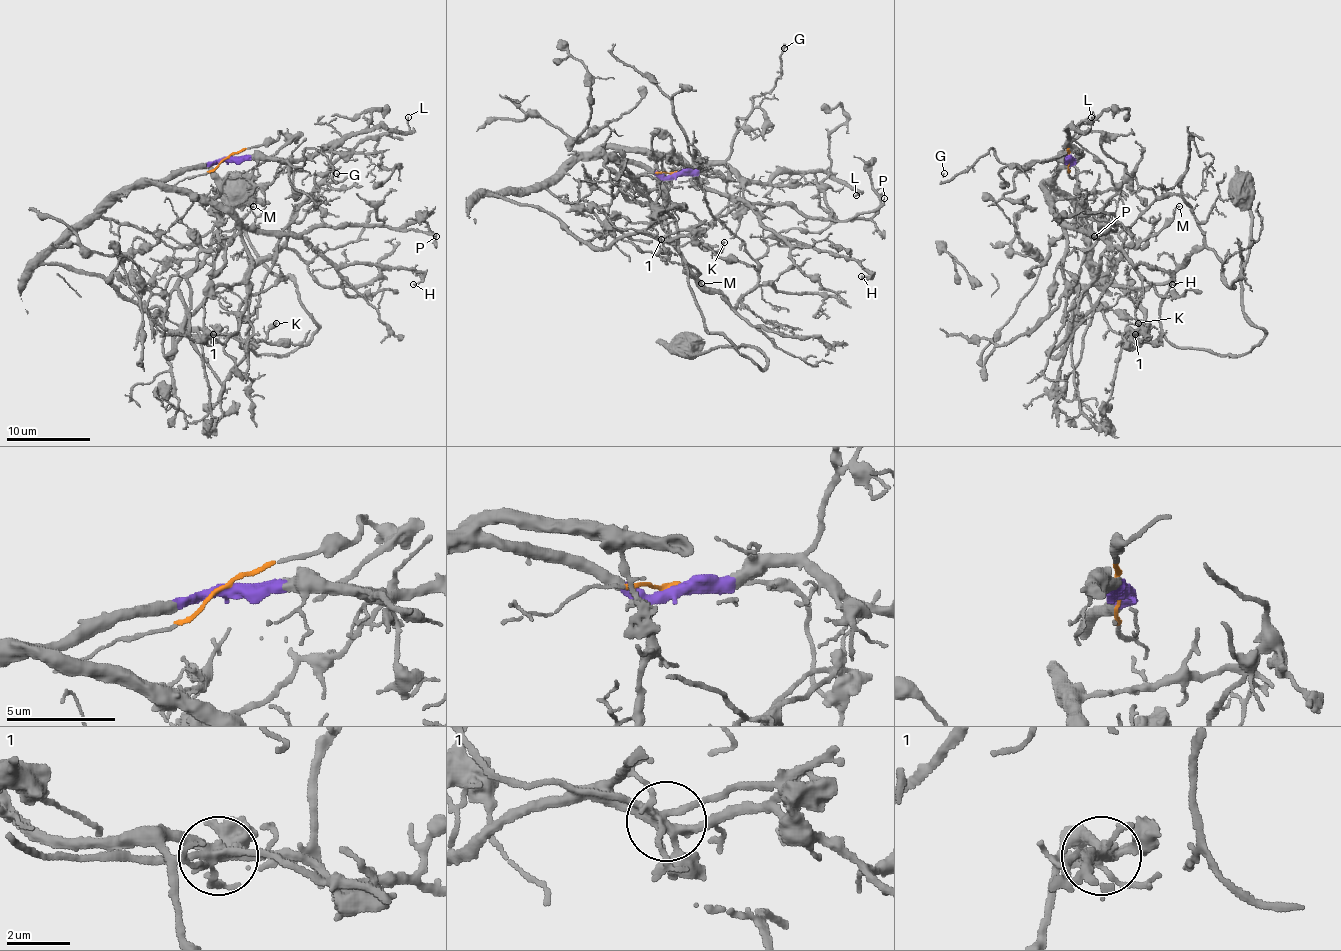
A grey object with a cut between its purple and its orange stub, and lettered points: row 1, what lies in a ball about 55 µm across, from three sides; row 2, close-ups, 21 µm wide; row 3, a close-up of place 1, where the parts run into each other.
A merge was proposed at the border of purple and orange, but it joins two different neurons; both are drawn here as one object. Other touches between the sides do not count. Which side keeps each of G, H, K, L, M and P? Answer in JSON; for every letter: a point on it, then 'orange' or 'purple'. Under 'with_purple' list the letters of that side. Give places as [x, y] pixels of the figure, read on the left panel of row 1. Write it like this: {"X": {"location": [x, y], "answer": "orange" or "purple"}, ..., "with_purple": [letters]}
{"G": {"location": [336, 173], "answer": "purple"}, "H": {"location": [413, 284], "answer": "purple"}, "K": {"location": [276, 323], "answer": "purple"}, "L": {"location": [408, 117], "answer": "purple"}, "M": {"location": [253, 206], "answer": "orange"}, "P": {"location": [436, 236], "answer": "purple"}, "with_purple": ["G", "H", "K", "L", "P"]}

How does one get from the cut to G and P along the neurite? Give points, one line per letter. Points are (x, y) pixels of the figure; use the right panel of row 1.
G: (1068, 158), (1030, 160), (1009, 167), (1001, 162), (991, 148), (972, 164), (942, 181), (944, 173)
P: (1068, 158), (1072, 162), (1043, 185), (1049, 204), (1068, 223), (1089, 234), (1117, 228), (1094, 236)

